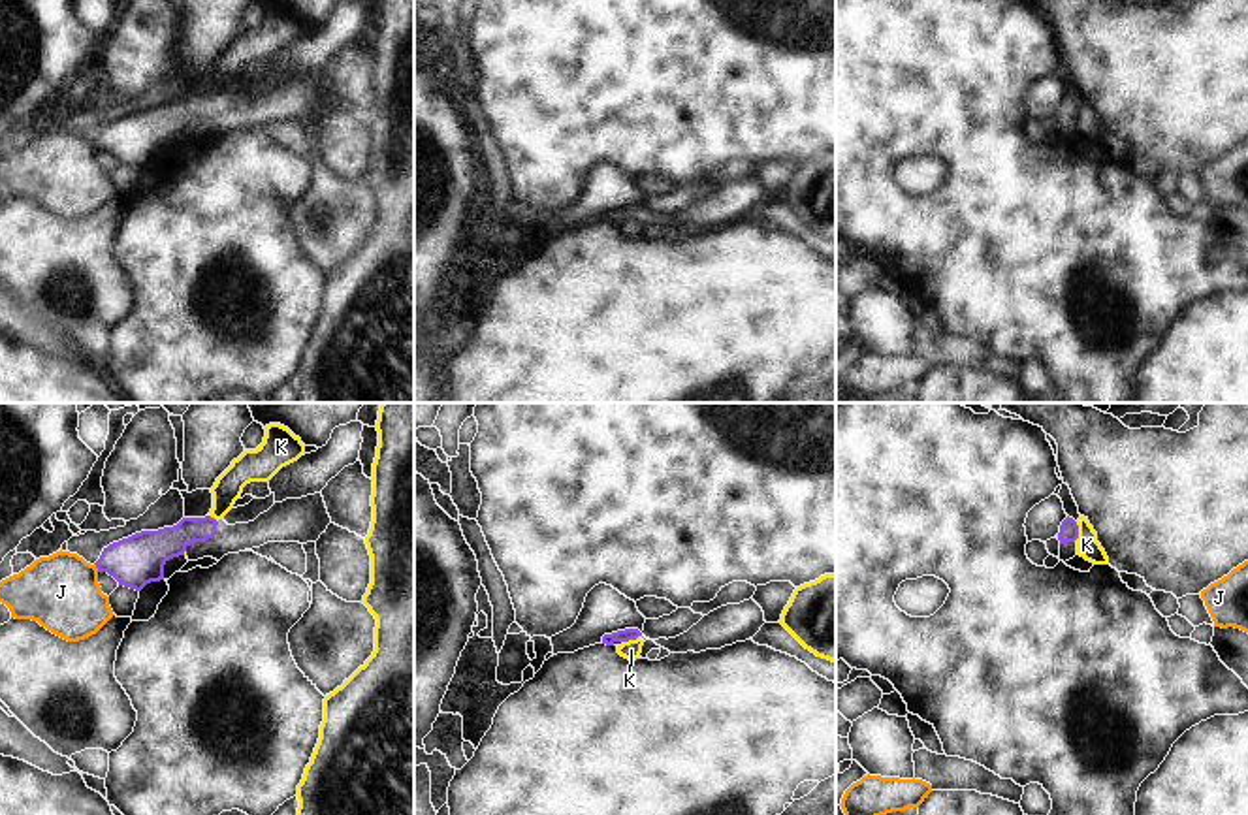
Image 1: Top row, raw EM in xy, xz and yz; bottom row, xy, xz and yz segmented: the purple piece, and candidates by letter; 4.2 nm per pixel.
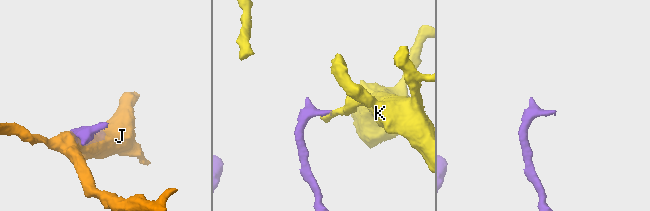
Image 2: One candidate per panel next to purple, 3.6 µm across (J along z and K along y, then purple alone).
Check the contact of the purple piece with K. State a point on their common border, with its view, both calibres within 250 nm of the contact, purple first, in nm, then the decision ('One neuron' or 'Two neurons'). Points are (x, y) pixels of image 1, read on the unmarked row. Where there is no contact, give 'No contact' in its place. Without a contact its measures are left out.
Touches purple at yz (1077, 110). Thickness 80 nm (purple) against 100 nm. Two neurons

